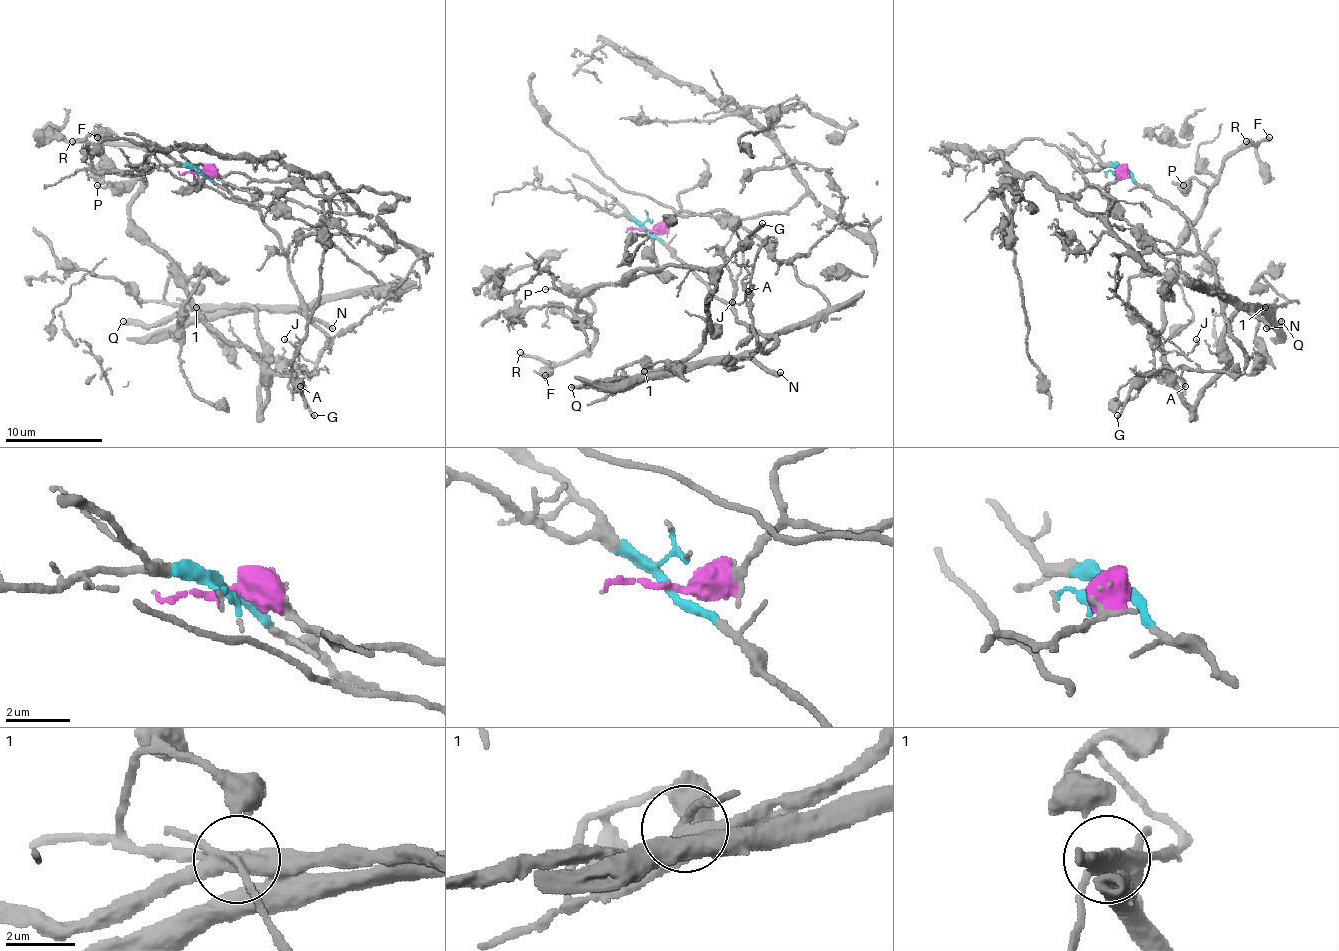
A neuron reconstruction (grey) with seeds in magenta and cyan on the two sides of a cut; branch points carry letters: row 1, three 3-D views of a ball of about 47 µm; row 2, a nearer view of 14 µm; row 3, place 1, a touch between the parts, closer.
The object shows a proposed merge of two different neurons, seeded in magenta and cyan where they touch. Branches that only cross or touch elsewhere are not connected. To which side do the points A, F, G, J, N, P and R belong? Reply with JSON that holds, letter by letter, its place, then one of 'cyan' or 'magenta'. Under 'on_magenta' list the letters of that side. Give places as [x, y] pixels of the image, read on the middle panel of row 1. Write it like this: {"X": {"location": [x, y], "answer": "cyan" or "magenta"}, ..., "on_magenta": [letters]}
{"A": {"location": [748, 291], "answer": "cyan"}, "F": {"location": [545, 375], "answer": "cyan"}, "G": {"location": [762, 223], "answer": "cyan"}, "J": {"location": [732, 302], "answer": "cyan"}, "N": {"location": [780, 372], "answer": "magenta"}, "P": {"location": [545, 289], "answer": "cyan"}, "R": {"location": [520, 352], "answer": "cyan"}, "on_magenta": ["N"]}

